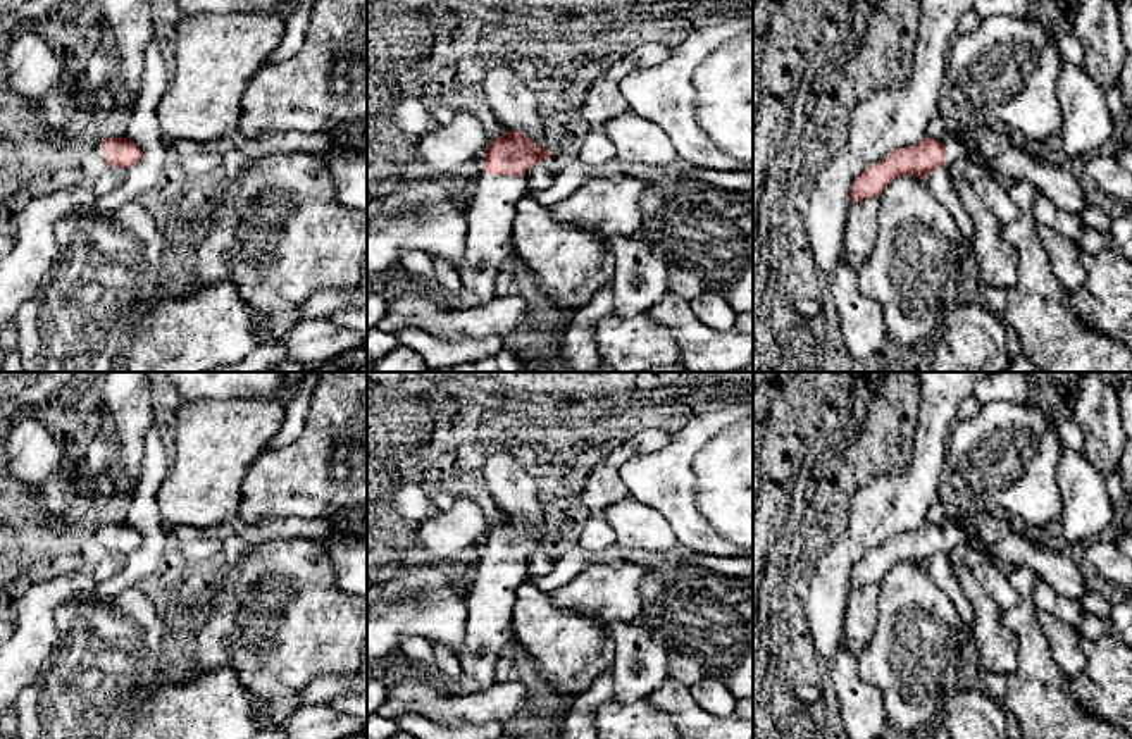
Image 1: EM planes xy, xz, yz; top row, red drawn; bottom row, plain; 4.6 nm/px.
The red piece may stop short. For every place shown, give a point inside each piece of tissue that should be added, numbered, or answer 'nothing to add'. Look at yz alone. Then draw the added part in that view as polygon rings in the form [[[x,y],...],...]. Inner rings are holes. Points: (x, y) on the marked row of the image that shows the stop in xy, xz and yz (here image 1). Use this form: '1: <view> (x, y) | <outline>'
1: yz (953, 149) | [[[949,136],[944,145],[944,165],[951,165],[958,158],[970,158],[970,150],[960,141],[958,136]]]

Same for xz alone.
1: xz (488, 247) | [[[481,169],[467,214],[465,258],[458,269],[462,286],[486,303],[494,295],[496,276],[513,253],[512,233],[519,198],[527,191],[526,176],[494,176]]]

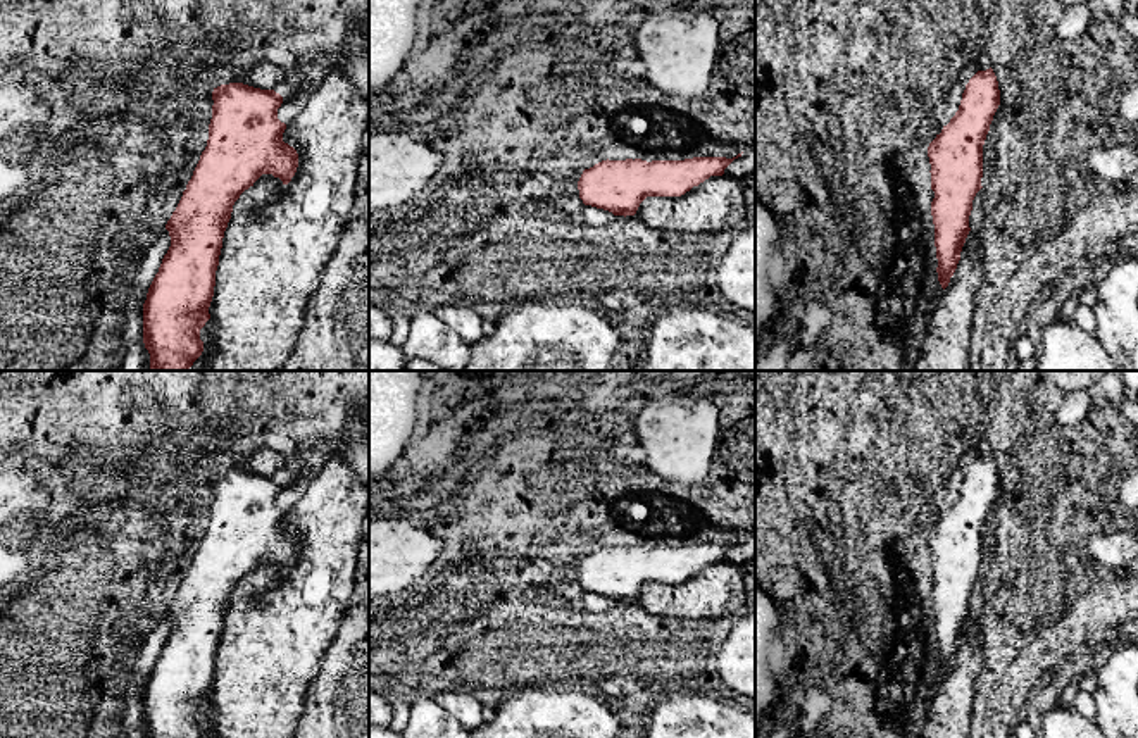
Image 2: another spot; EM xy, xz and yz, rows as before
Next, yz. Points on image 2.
nothing to add

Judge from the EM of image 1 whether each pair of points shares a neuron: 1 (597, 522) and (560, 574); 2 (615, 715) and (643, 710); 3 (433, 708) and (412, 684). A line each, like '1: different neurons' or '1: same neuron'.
1: same neuron
2: same neuron
3: same neuron

